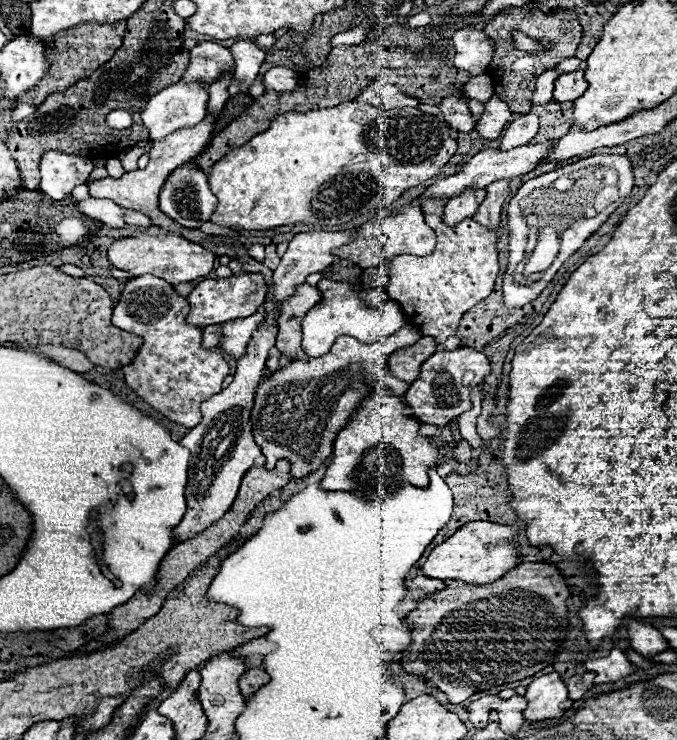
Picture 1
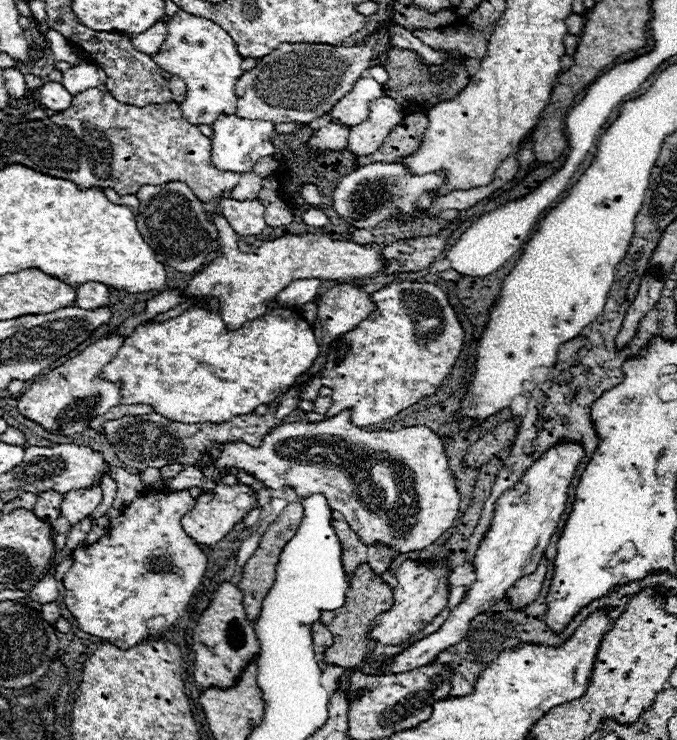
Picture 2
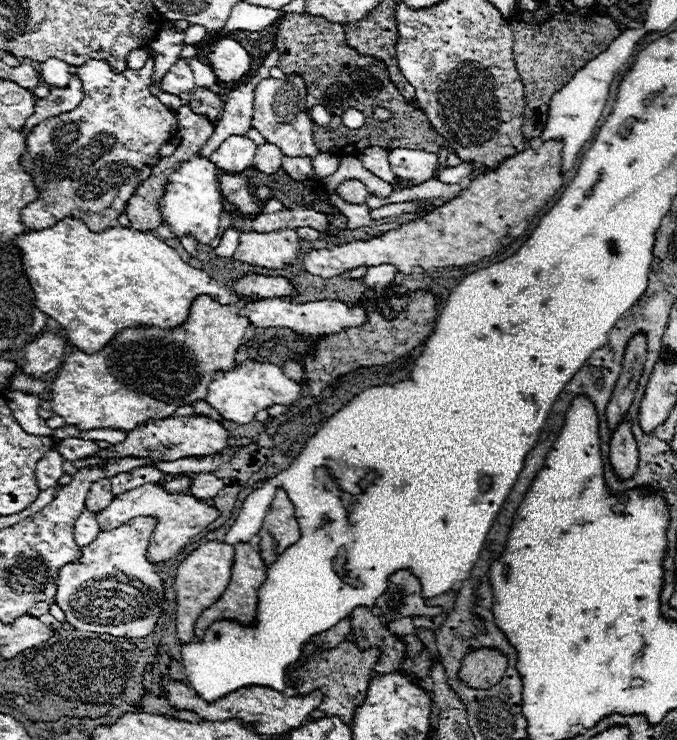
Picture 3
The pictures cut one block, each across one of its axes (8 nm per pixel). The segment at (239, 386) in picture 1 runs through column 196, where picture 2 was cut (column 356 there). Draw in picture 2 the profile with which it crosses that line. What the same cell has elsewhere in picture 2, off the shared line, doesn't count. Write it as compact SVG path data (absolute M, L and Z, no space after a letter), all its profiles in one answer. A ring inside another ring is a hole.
M344 410L322 422L282 424L264 438L260 448L252 448L244 442L226 444L218 458L218 468L240 468L254 474L272 490L290 486L300 498L324 494L328 506L338 510L366 544L384 542L402 554L430 546L452 526L460 504L456 476L450 472L442 440L424 424L406 426L400 430L364 430L352 424L350 416L352 410Z

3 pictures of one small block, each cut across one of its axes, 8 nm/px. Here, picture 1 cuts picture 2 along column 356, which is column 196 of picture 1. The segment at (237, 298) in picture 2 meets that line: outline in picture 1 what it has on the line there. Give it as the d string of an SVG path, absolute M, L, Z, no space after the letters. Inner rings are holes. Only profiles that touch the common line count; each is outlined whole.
M138 234L130 238L120 238L108 248L108 260L112 266L130 272L134 276L142 274L152 274L158 278L164 278L170 284L180 284L180 282L190 282L200 276L206 276L212 270L214 264L214 254L206 252L200 244L194 244L182 236L150 236L150 234Z

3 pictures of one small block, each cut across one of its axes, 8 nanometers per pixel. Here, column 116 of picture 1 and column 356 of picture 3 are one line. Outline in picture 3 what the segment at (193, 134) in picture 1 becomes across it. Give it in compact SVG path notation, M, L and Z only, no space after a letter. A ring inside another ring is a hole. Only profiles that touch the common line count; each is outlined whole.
M346 180L336 188L336 194L350 204L366 204L370 192L362 180Z

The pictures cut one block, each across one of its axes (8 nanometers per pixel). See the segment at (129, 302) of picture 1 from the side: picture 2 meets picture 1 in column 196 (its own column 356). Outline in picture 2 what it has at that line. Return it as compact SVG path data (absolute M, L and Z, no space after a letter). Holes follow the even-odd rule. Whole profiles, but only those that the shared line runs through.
M392 282L374 292L370 300L374 300L376 310L342 336L350 344L346 360L334 366L336 354L330 346L330 358L324 370L302 392L302 398L314 400L320 386L332 388L334 404L326 416L330 418L352 408L352 420L362 428L388 420L422 398L436 394L454 368L464 344L464 328L448 296L434 284Z

